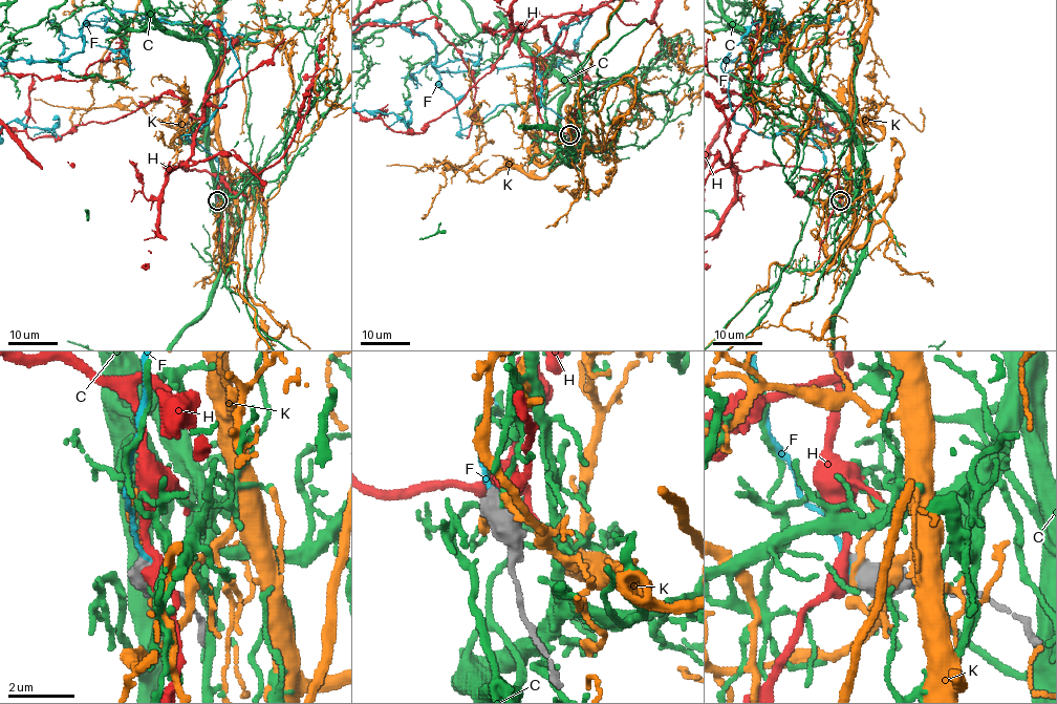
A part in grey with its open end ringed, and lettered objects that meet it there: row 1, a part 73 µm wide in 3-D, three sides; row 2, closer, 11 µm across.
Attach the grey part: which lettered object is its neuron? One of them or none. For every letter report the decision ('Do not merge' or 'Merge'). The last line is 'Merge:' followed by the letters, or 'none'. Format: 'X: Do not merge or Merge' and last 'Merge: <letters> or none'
C: Do not merge
F: Do not merge
H: Merge
K: Do not merge
Merge: H

